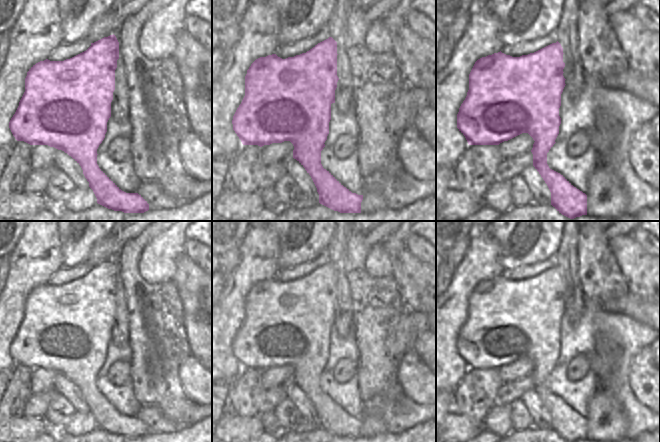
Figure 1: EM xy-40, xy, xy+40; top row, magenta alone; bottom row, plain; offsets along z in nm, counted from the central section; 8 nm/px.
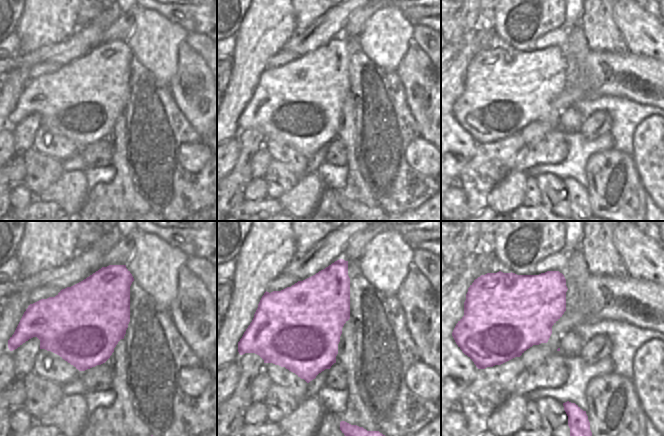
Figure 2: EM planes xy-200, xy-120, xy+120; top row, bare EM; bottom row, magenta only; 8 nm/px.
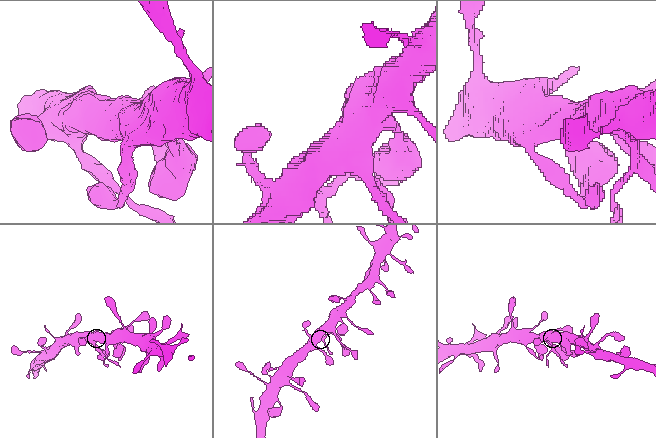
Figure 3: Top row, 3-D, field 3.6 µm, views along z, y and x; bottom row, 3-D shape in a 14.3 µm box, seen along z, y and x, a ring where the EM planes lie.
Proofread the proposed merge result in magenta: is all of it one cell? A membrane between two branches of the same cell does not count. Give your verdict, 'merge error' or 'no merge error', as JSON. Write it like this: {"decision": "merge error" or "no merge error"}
{"decision": "merge error"}

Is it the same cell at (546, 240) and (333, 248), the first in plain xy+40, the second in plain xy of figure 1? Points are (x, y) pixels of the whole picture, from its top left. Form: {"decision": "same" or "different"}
{"decision": "different"}

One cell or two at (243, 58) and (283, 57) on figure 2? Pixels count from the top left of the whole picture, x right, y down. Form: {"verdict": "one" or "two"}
{"verdict": "two"}

